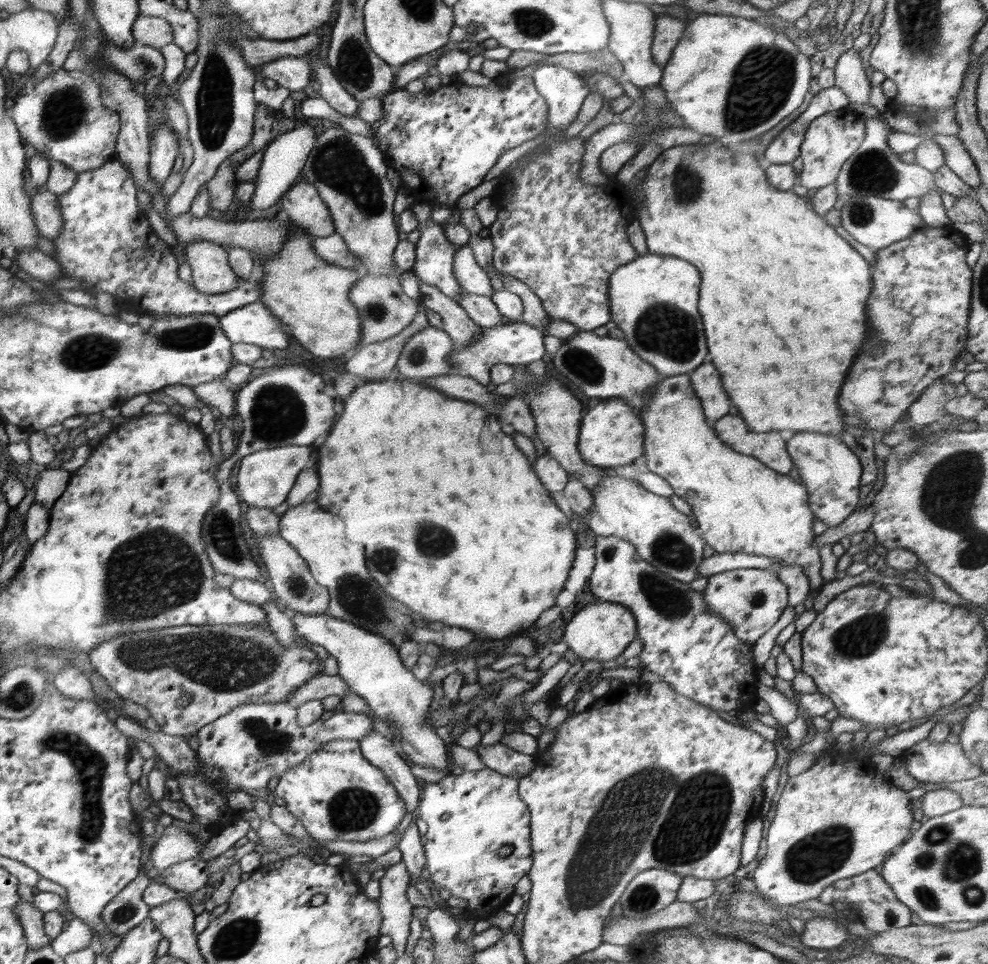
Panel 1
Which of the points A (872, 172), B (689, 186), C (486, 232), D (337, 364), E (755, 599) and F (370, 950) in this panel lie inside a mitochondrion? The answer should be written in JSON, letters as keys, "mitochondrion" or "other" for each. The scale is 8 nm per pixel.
{"A":"mitochondrion","B":"mitochondrion","C":"other","D":"other","E":"mitochondrion","F":"other"}

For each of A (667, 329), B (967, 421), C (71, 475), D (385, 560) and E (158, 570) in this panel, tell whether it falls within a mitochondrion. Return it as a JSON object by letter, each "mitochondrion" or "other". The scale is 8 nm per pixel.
{"A":"mitochondrion","B":"other","C":"other","D":"mitochondrion","E":"mitochondrion"}

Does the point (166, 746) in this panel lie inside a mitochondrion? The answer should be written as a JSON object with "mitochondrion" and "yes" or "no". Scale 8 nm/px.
{"mitochondrion":"no"}

